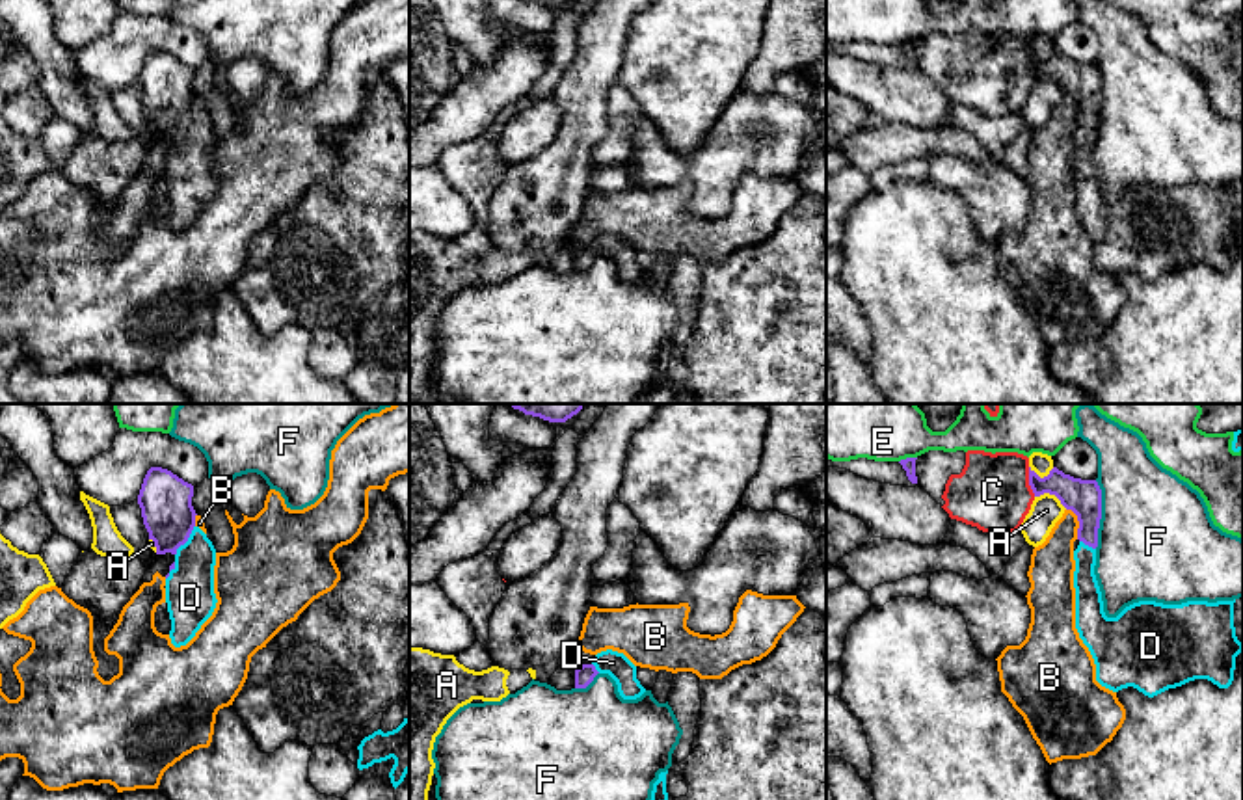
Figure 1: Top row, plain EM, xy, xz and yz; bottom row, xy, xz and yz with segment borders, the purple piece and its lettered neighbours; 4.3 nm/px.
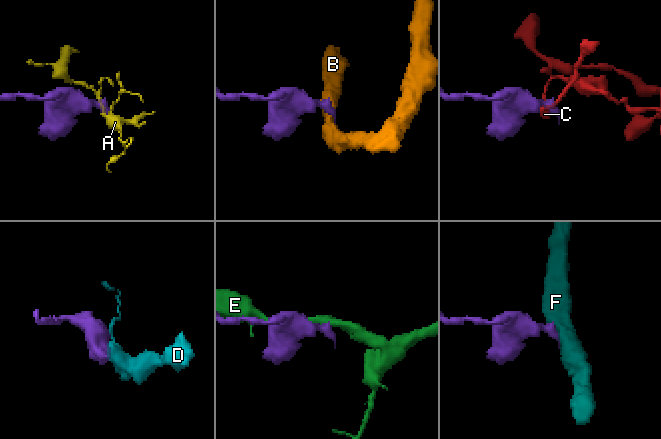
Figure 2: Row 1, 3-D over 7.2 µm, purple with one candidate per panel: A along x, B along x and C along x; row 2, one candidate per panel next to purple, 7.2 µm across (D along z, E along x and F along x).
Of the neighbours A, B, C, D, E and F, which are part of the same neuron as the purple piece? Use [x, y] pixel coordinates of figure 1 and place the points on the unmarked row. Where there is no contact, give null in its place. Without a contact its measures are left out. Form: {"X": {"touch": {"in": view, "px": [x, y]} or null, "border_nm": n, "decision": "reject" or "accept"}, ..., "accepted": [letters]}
{"A": {"touch": {"in": "yz", "px": [1052, 77]}, "border_nm": 160, "decision": "reject"}, "B": {"touch": {"in": "yz", "px": [1080, 106]}, "border_nm": 140, "decision": "reject"}, "C": {"touch": {"in": "yz", "px": [1029, 66]}, "border_nm": 130, "decision": "reject"}, "D": {"touch": {"in": "xy", "px": [187, 123]}, "border_nm": 160, "decision": "accept"}, "E": {"touch": {"in": "yz", "px": [907, 41]}, "border_nm": 80, "decision": "reject"}, "F": {"touch": {"in": "yz", "px": [1100, 97]}, "border_nm": 300, "decision": "reject"}, "accepted": ["D"]}

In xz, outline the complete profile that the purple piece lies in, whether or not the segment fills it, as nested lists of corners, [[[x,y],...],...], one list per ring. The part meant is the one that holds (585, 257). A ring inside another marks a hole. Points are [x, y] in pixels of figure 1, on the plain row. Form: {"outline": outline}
{"outline": [[[607,233],[597,236],[590,247],[575,251],[575,272],[586,272],[597,257],[608,257],[623,283],[636,283],[646,275],[636,262],[636,249],[623,236]]]}

